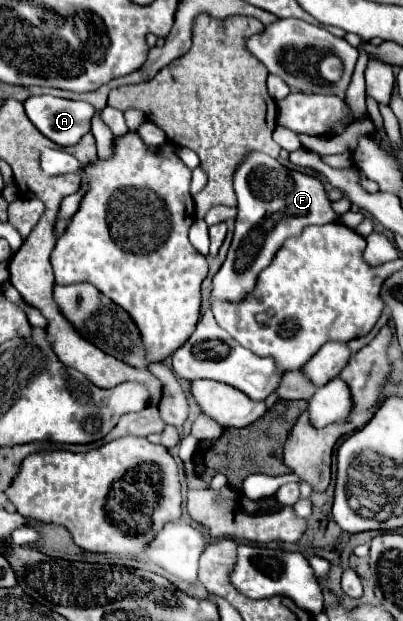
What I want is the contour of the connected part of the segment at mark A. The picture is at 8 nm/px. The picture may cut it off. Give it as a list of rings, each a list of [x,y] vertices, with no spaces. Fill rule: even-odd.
[[[36,95],[24,101],[32,125],[60,147],[76,145],[90,131],[94,109],[84,101],[68,101],[50,95]]]

